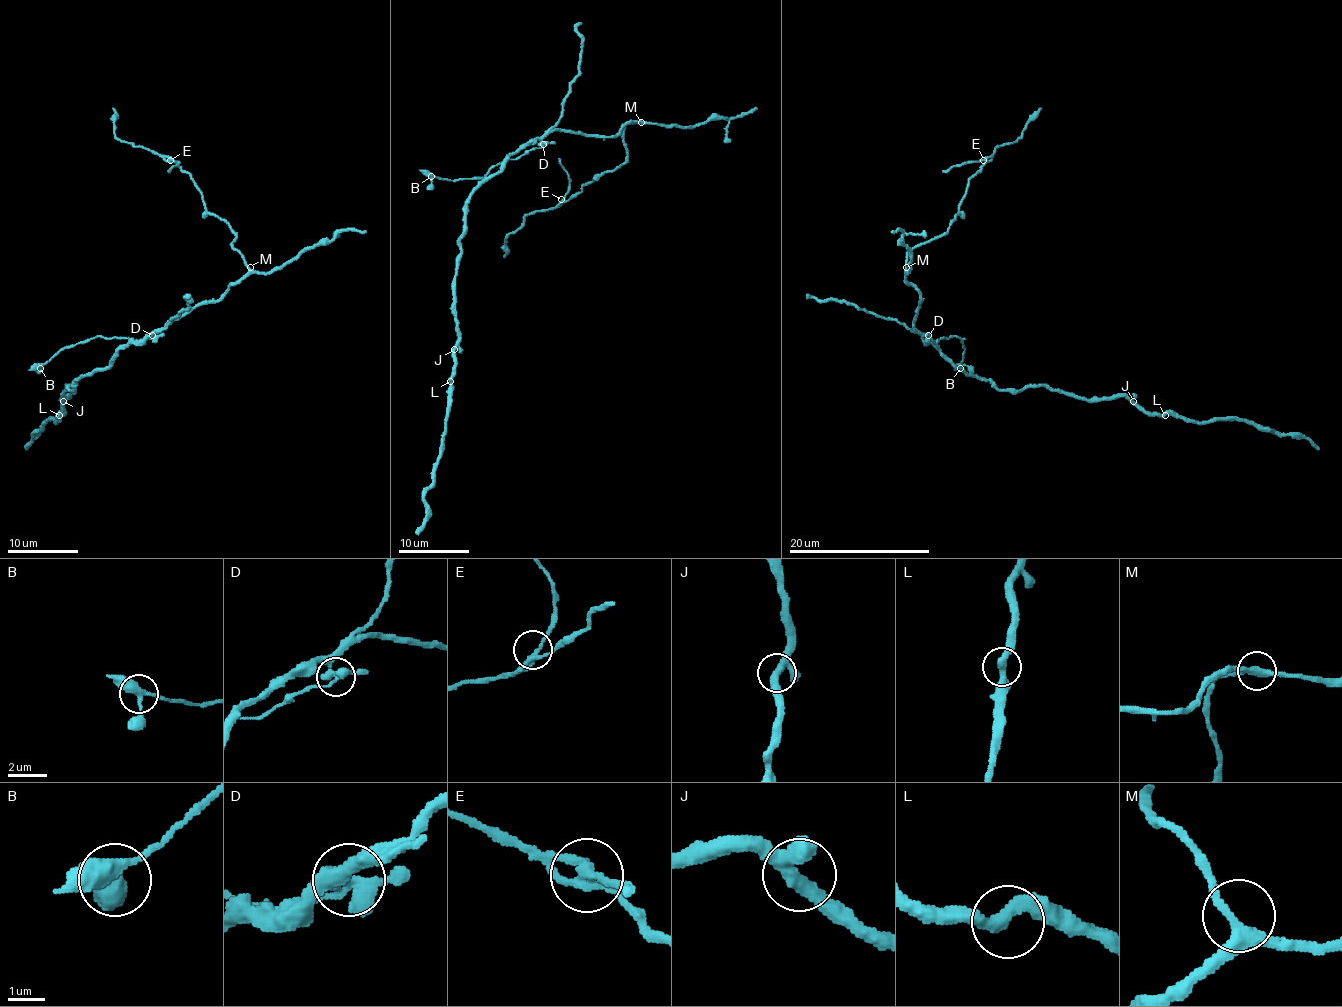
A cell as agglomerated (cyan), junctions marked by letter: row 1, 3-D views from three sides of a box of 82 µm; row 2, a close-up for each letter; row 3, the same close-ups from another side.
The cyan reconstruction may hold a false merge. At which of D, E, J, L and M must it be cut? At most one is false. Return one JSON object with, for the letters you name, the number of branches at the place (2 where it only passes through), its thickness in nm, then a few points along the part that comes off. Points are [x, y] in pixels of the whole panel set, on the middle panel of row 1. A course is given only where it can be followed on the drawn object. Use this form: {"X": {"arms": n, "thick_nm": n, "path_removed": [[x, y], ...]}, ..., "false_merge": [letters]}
{"D": {"arms": 4, "thick_nm": 340, "path_removed": [[544, 145], [526, 150], [519, 157], [505, 159], [475, 178], [441, 180], [427, 176], [419, 169]]}, "false_merge": ["D"]}

